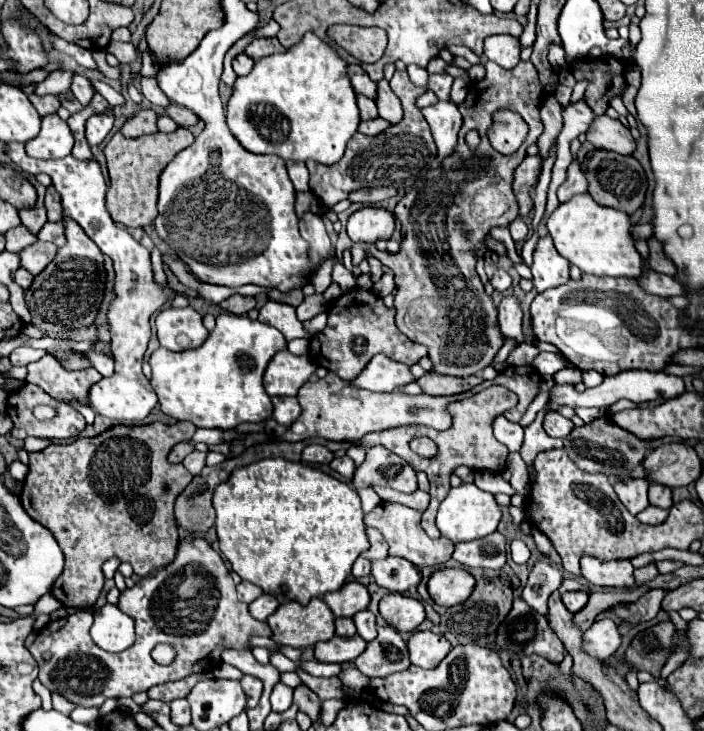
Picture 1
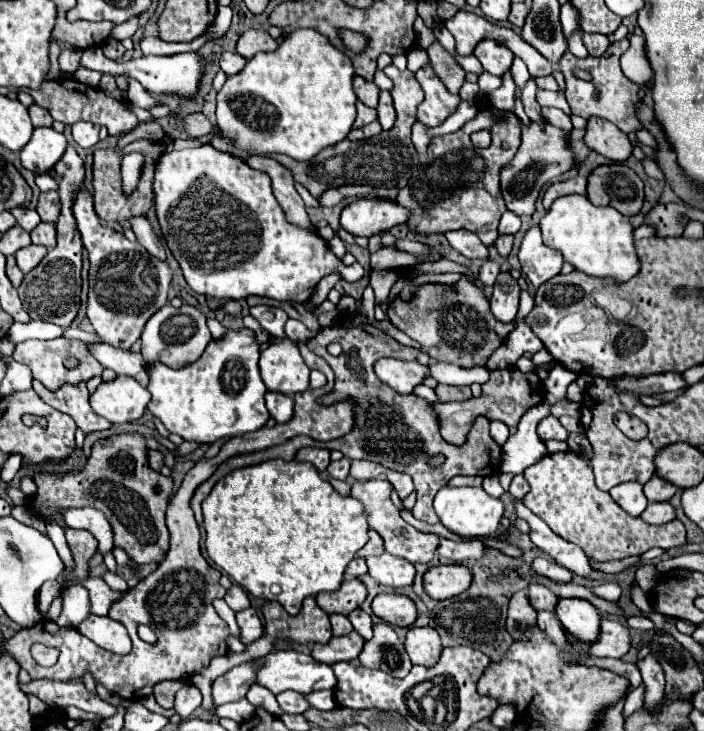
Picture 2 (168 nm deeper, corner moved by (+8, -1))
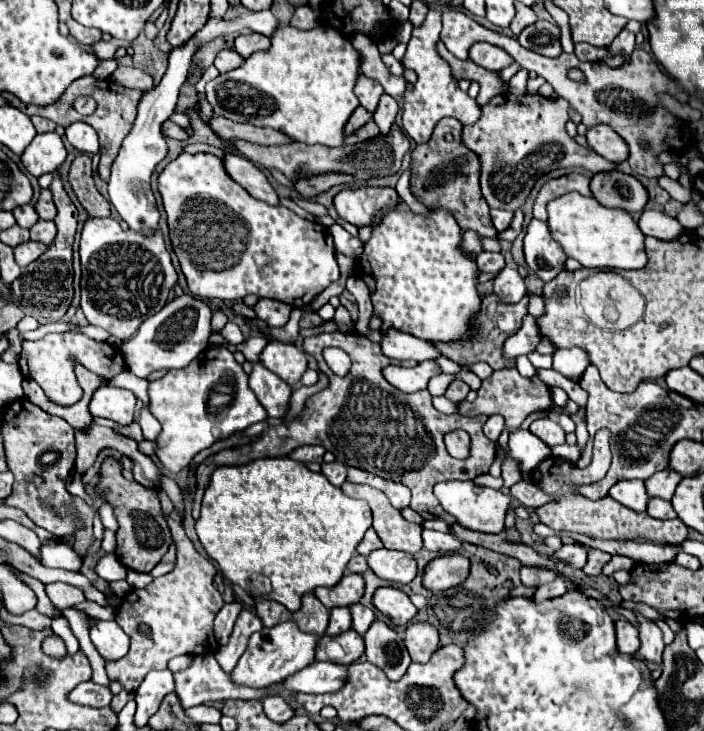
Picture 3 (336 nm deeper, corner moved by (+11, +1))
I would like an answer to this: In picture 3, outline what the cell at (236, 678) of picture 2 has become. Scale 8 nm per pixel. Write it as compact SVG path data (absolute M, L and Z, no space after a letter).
M294 621L278 623L274 627L264 627L262 631L254 633L248 641L248 649L240 657L236 669L232 671L232 681L238 685L248 685L248 687L270 687L274 683L282 683L286 677L302 671L304 667L316 663L316 645L320 637L318 635L308 635L298 629Z

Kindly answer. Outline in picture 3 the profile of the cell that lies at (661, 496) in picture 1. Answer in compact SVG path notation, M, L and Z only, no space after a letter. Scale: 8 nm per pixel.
M672 469L654 473L650 479L646 479L646 491L650 497L662 497L662 499L670 501L680 479L682 479L682 475L672 471Z

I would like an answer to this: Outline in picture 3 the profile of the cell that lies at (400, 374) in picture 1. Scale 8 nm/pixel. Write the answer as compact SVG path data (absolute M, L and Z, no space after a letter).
M422 361L412 369L406 367L396 367L396 365L388 365L384 369L384 377L400 391L404 393L414 393L420 389L426 389L428 381L434 375L440 375L440 367L436 365L436 361Z

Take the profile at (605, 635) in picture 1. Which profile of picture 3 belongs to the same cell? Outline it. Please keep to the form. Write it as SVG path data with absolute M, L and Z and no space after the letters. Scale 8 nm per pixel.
M626 619L616 621L616 639L618 639L618 651L620 653L634 655L638 651L638 647L640 647L638 629Z

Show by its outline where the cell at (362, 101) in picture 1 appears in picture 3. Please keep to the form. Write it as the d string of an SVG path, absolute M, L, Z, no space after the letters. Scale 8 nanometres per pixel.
M358 107L352 115L350 115L350 119L348 119L348 123L346 123L346 127L344 127L344 133L346 135L352 135L356 129L360 129L364 123L368 123L372 119L372 113L368 113L364 107Z

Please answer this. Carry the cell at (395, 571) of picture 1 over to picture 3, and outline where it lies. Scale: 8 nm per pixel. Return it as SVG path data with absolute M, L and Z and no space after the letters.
M376 549L368 555L370 569L388 583L410 583L416 577L416 561L410 553Z

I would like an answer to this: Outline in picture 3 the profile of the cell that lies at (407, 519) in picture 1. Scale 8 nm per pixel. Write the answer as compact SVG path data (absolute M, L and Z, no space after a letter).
M346 481L340 489L348 497L366 499L370 503L372 513L374 513L372 527L378 533L378 537L382 539L384 547L406 551L406 553L416 553L422 549L422 541L420 541L422 525L406 521L402 517L402 513L390 505L390 501L384 493L380 493L378 489L372 489L368 485L352 485L350 481Z

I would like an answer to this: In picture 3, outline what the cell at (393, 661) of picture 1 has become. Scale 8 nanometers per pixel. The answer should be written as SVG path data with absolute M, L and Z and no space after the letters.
M374 621L364 635L366 641L366 659L374 665L378 665L388 679L396 681L400 679L408 665L410 665L410 655L408 649L402 641L402 637L390 629L384 621Z

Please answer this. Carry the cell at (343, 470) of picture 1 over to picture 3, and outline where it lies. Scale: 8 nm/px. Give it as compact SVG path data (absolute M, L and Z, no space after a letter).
M334 461L334 463L322 463L322 473L336 487L340 487L346 481L346 465L340 465L338 461Z

